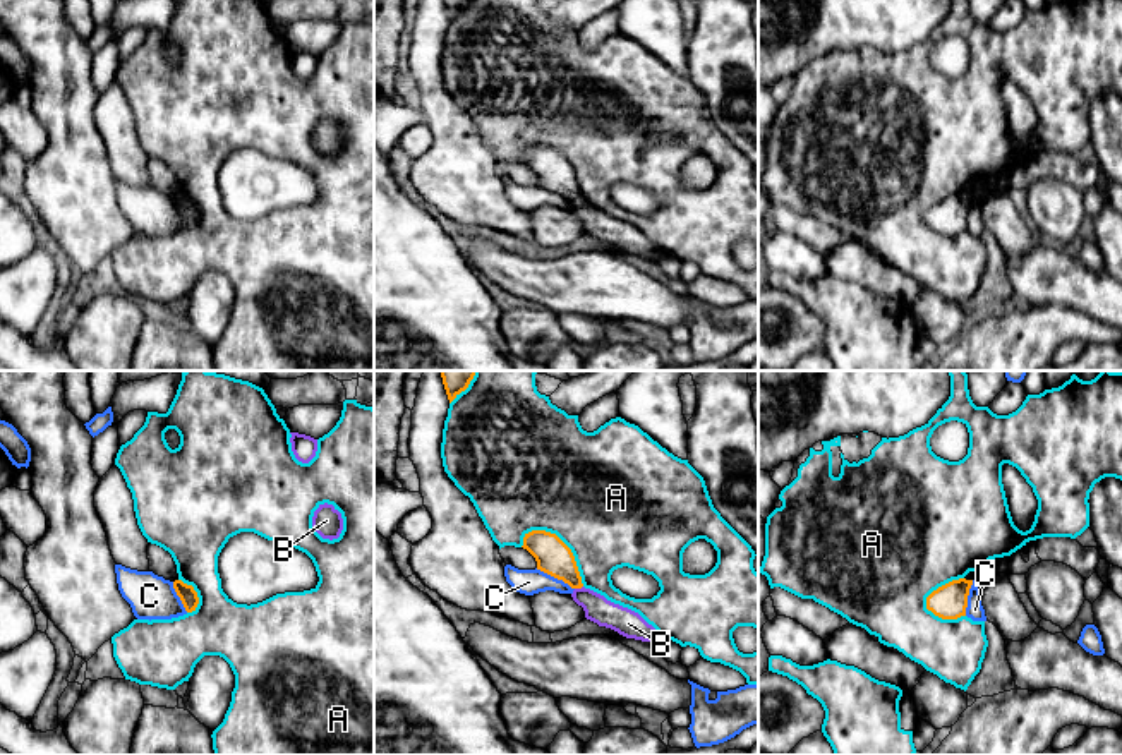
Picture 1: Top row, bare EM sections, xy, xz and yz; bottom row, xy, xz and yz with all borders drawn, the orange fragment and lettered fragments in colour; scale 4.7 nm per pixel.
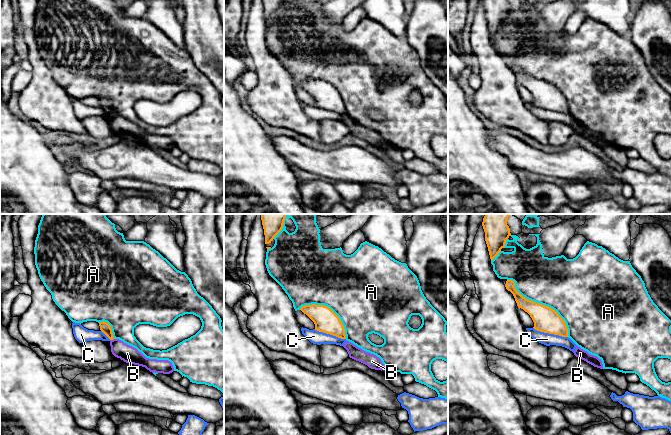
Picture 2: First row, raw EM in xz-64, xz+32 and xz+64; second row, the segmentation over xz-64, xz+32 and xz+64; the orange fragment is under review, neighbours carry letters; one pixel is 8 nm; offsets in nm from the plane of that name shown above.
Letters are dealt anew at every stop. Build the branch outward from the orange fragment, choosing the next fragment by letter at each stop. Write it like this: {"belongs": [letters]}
{"belongs": []}

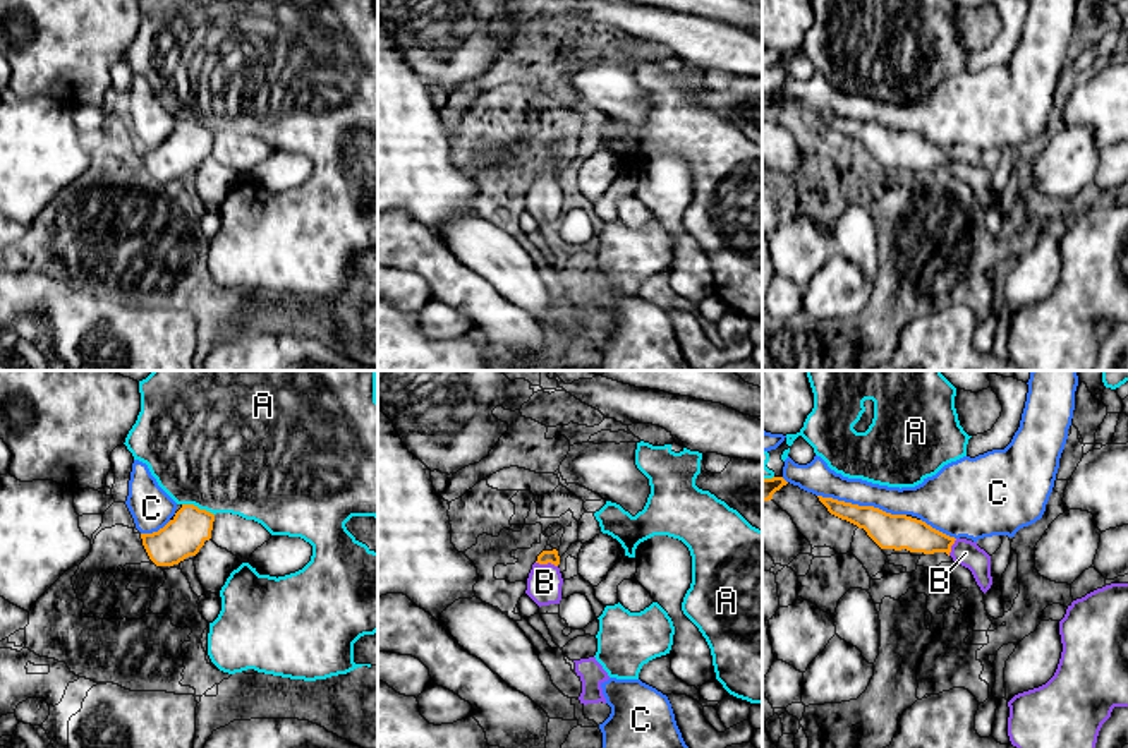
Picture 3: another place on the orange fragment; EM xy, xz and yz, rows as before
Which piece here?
{"belongs": ["B"]}

